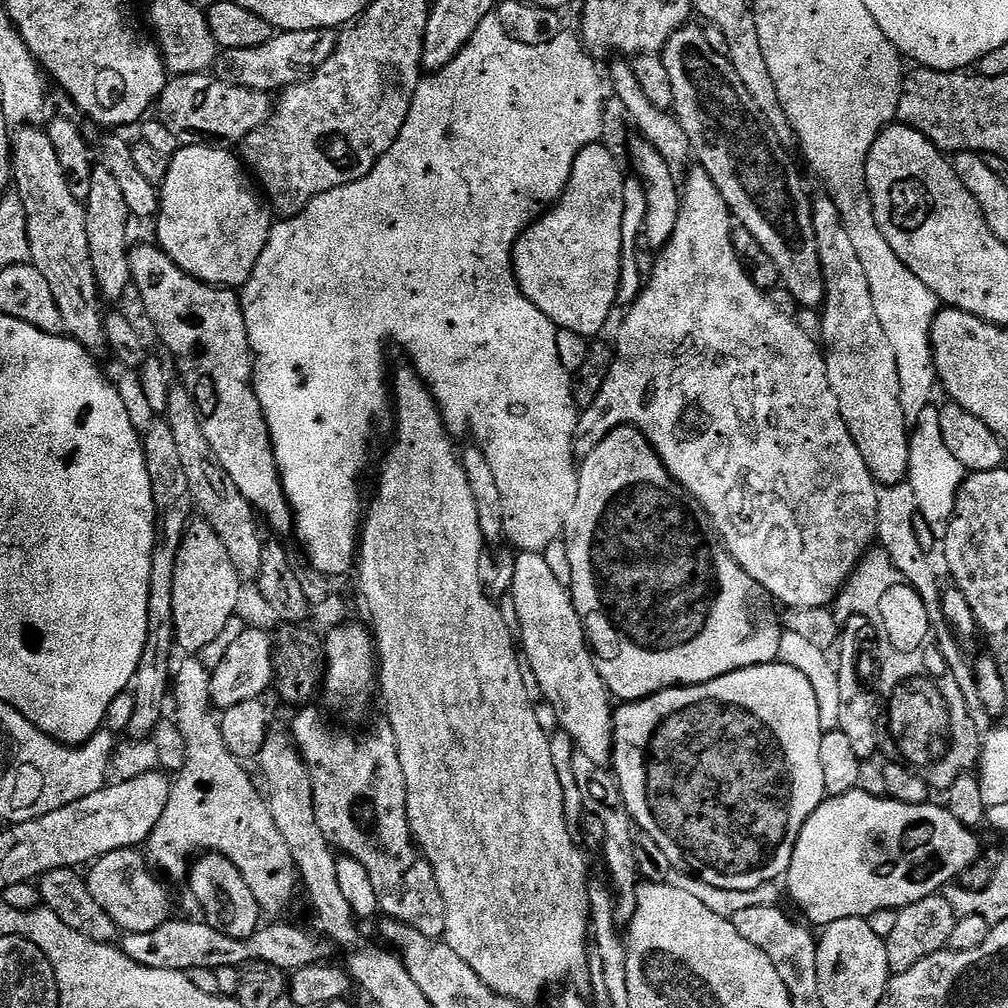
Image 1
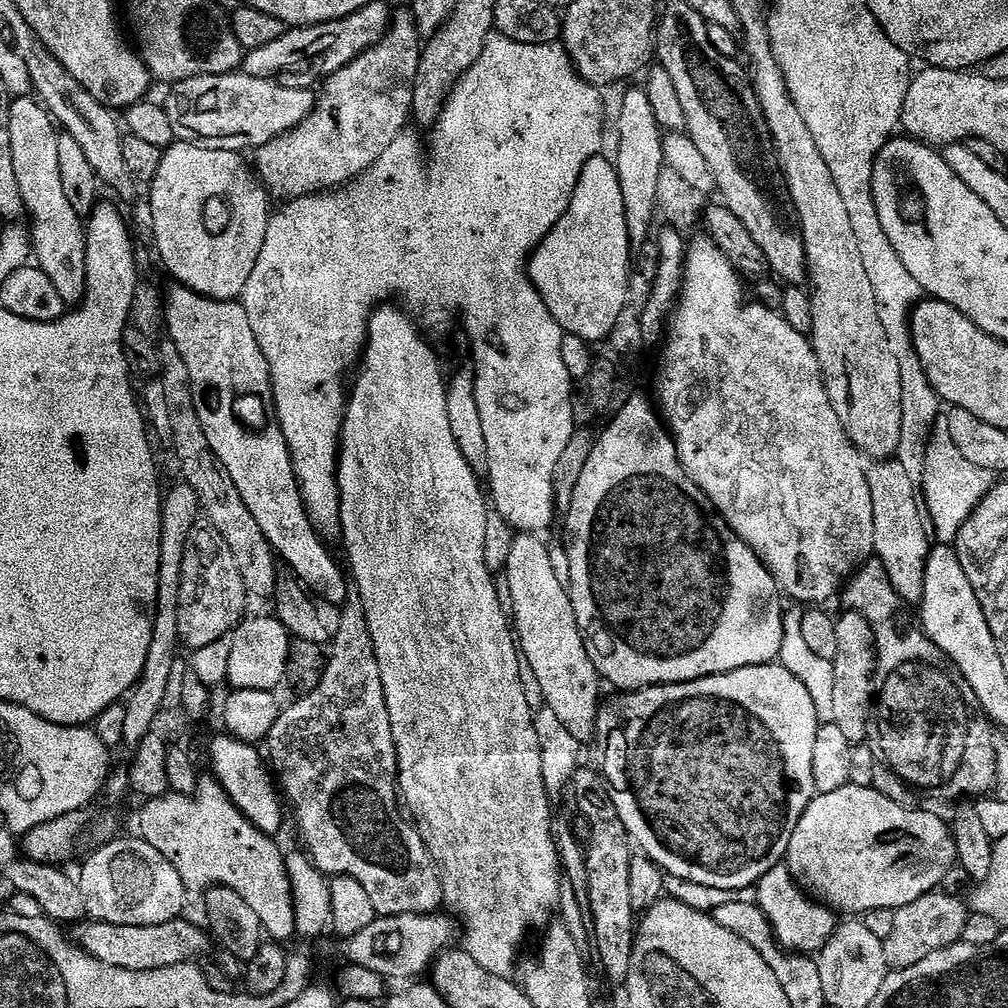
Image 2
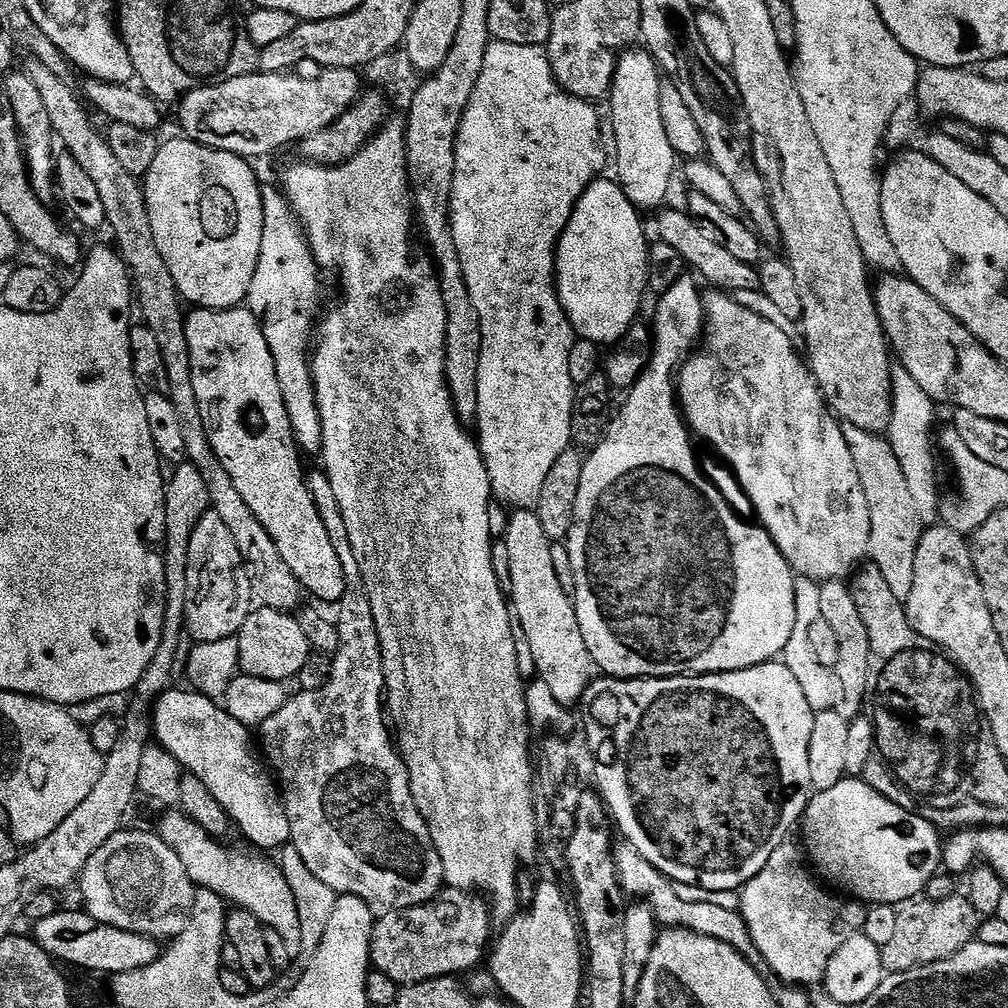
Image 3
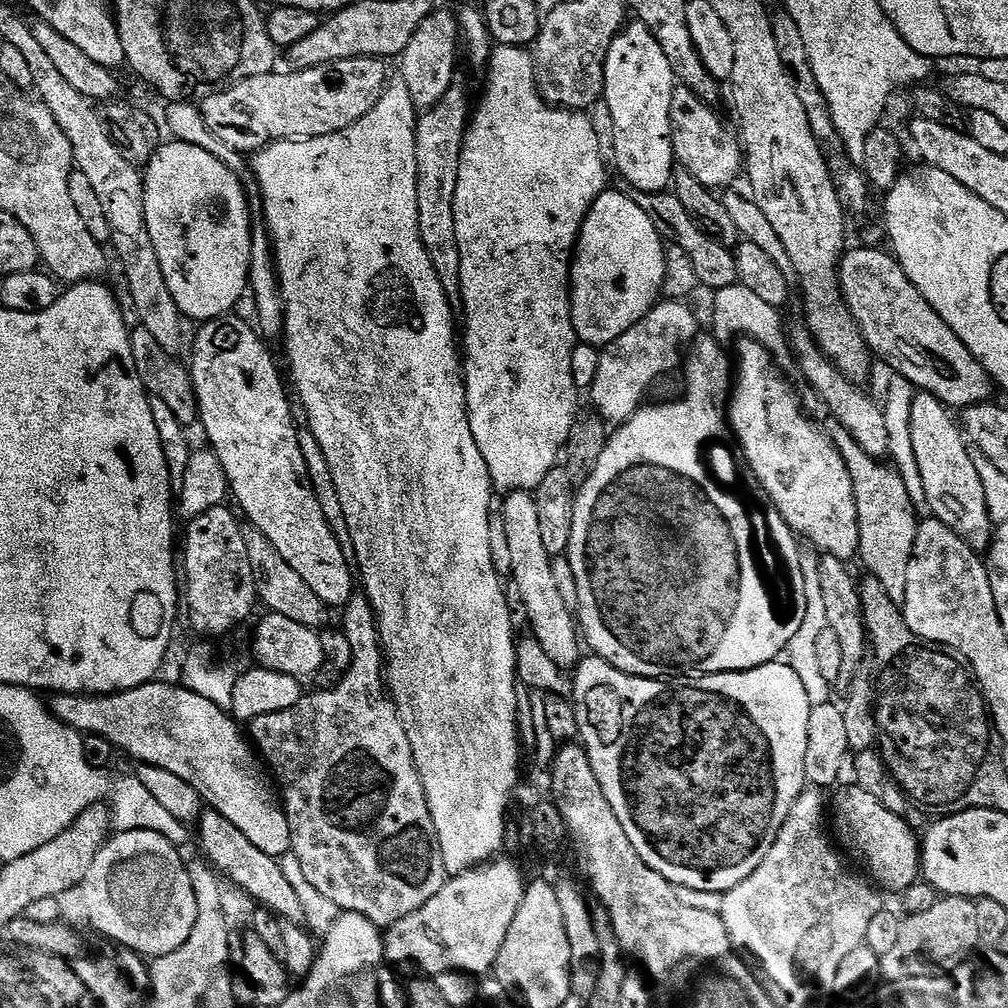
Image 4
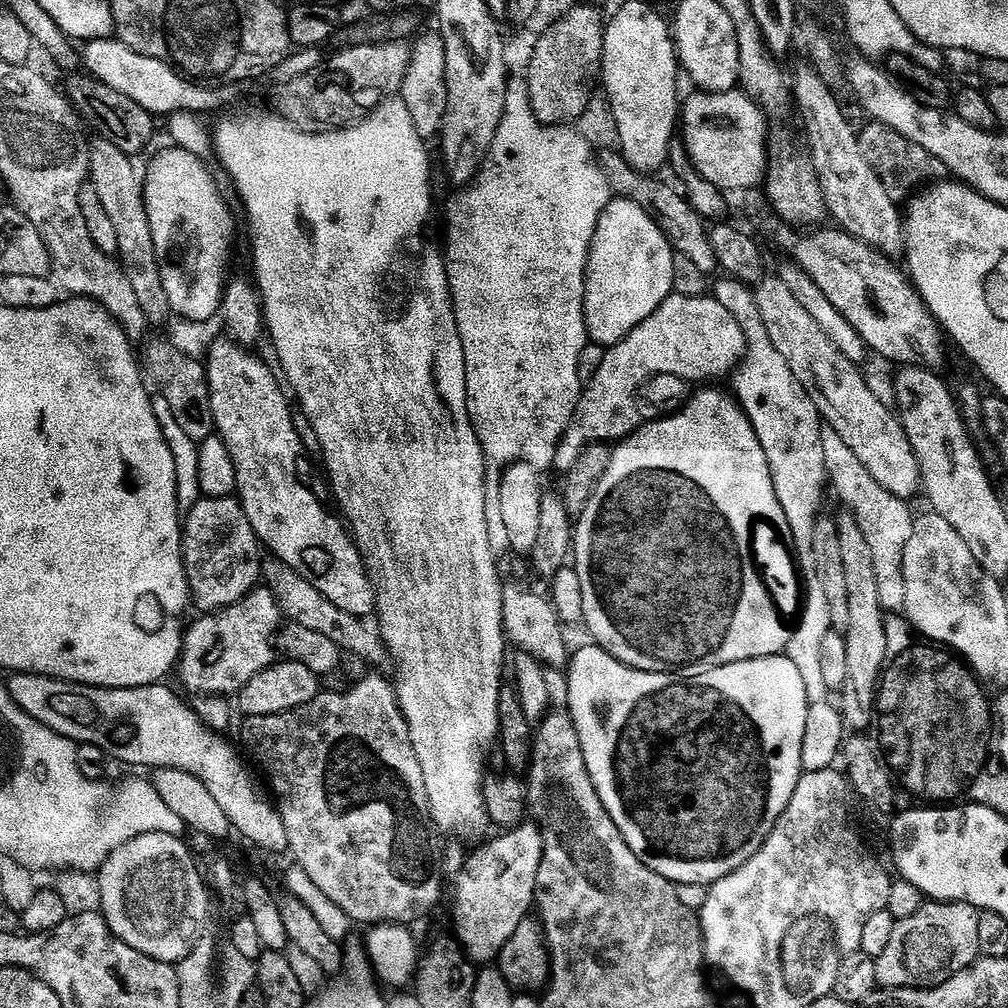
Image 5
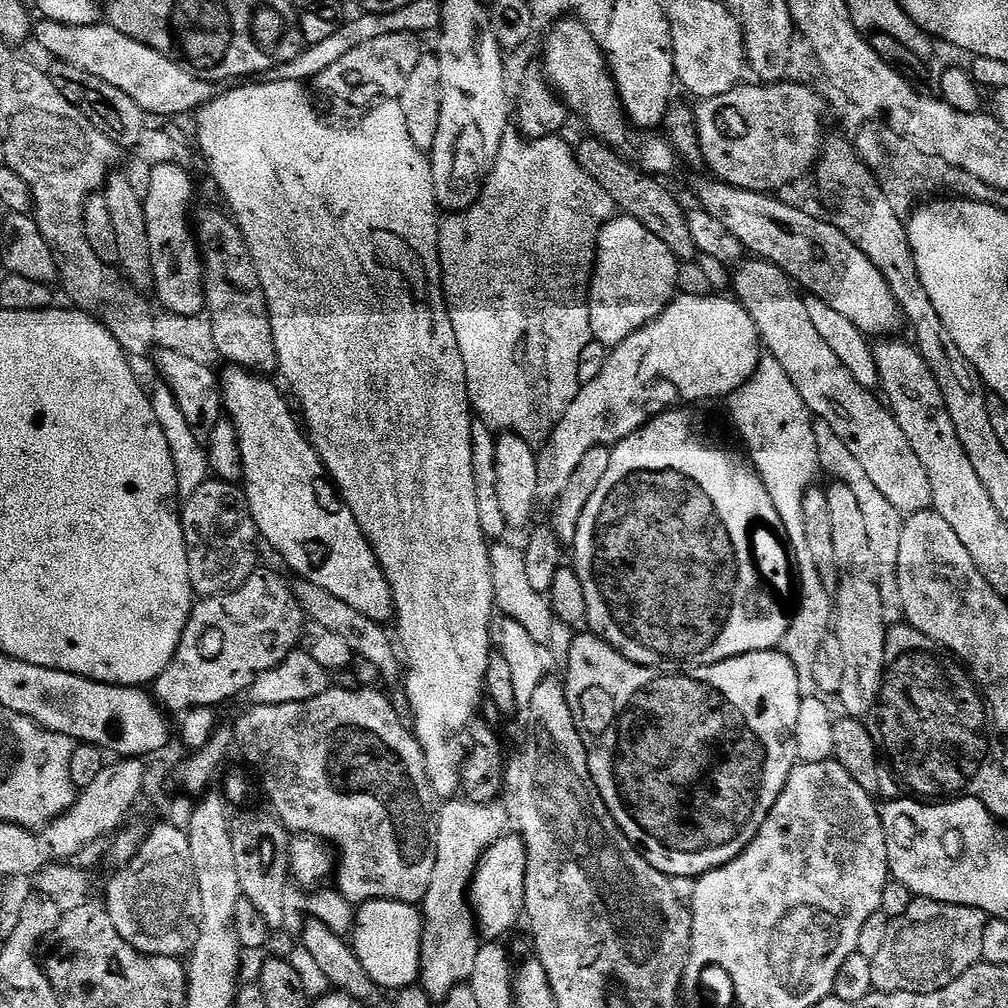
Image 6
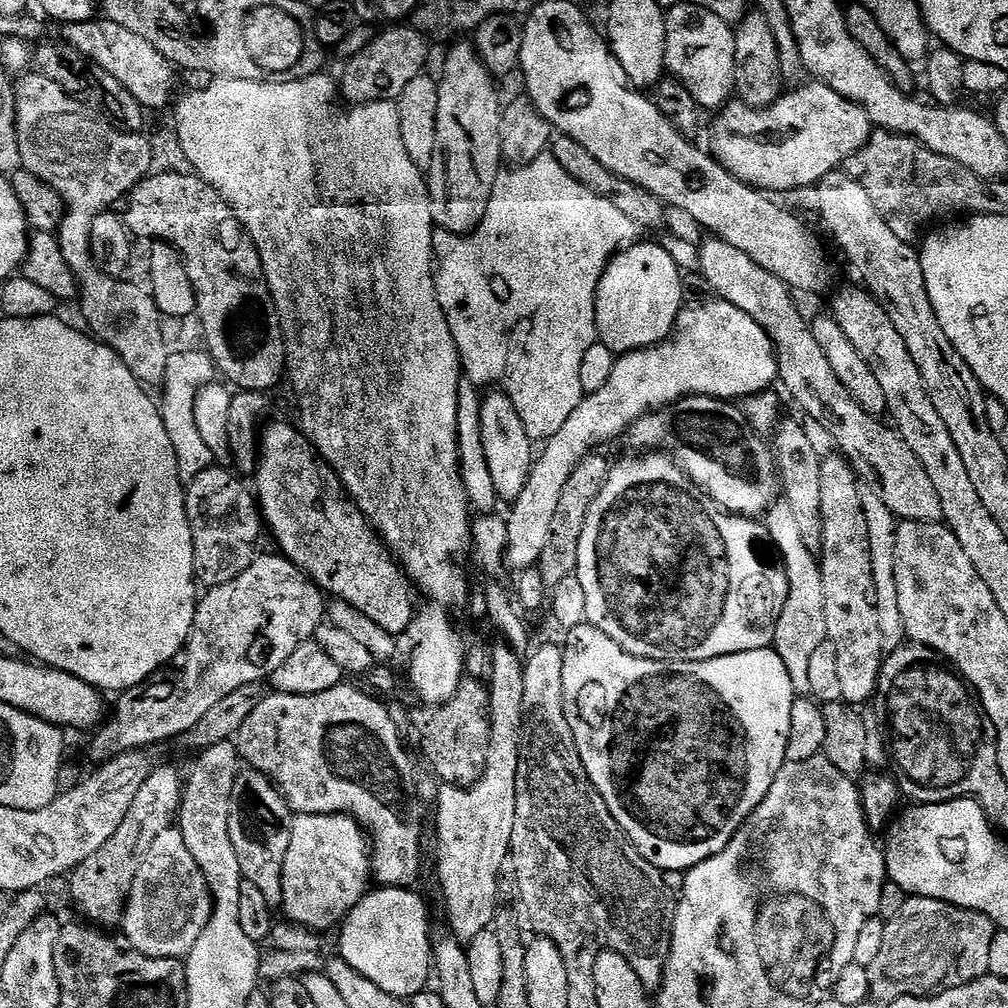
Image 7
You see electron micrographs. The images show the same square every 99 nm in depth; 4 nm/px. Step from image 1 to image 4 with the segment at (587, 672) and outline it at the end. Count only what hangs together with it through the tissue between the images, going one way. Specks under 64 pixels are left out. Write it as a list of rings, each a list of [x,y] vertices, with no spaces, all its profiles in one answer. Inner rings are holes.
[[[532,492],[507,493],[504,496],[502,517],[505,522],[507,541],[510,542],[513,567],[510,580],[516,583],[516,592],[524,603],[528,624],[532,627],[531,635],[560,669],[575,669],[582,659],[582,651],[580,652],[582,640],[578,635],[578,620],[573,609],[562,602],[562,594],[554,583],[553,557],[548,555],[546,546],[542,546],[542,529],[539,524],[535,495]]]

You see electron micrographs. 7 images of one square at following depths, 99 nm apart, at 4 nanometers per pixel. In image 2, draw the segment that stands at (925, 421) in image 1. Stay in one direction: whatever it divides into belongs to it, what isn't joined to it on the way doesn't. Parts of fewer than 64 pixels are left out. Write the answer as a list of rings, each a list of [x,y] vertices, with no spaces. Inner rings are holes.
[[[937,419],[932,428],[932,437],[926,446],[926,466],[922,485],[922,499],[926,502],[932,519],[931,535],[941,544],[955,545],[958,530],[962,528],[966,518],[974,514],[978,502],[982,502],[982,498],[997,480],[997,473],[982,470],[982,466],[974,466],[974,462],[968,461],[959,452],[958,446],[954,446],[954,438],[950,438],[947,419]]]

